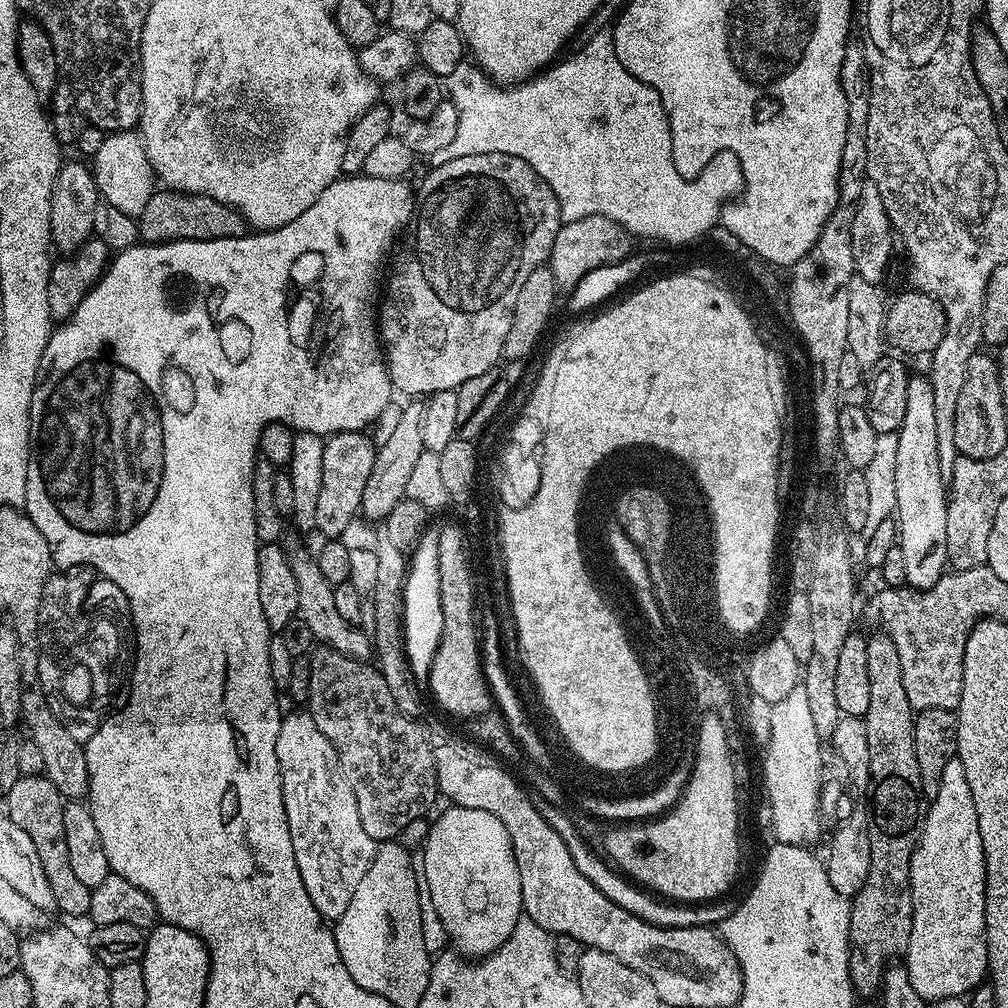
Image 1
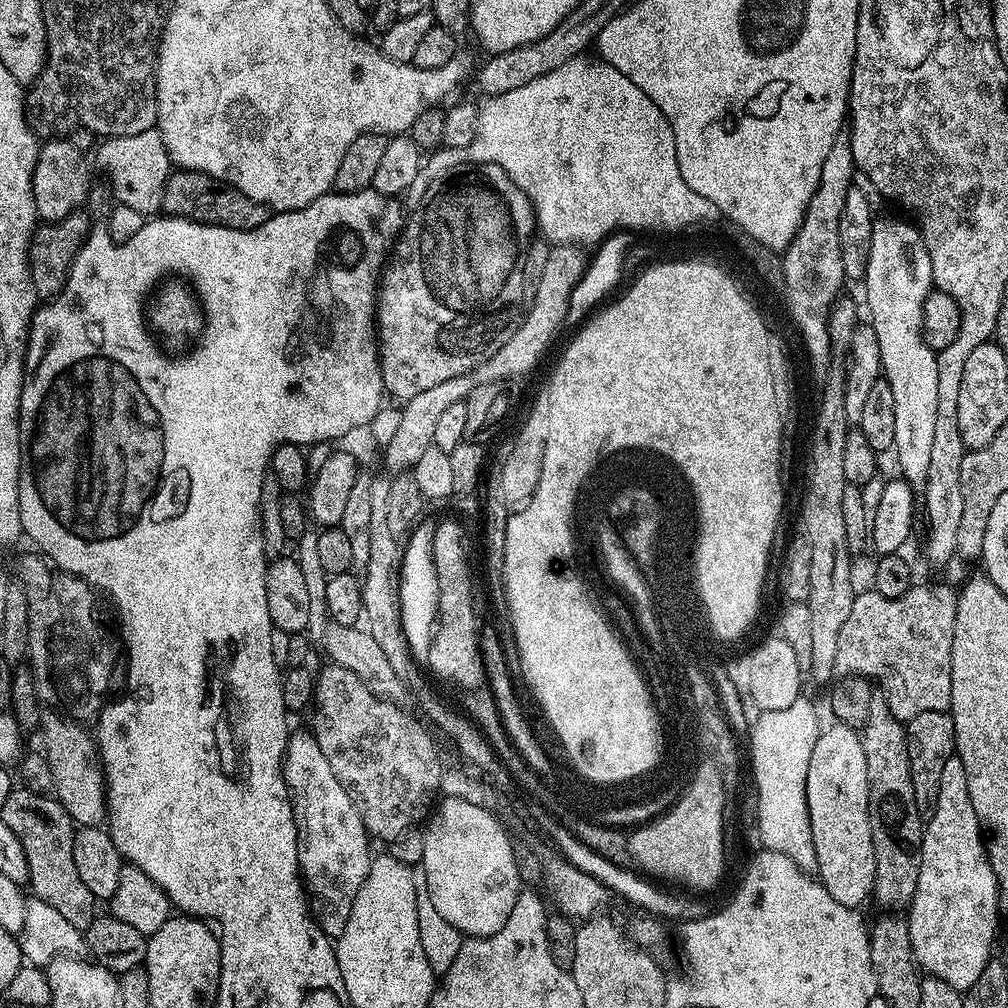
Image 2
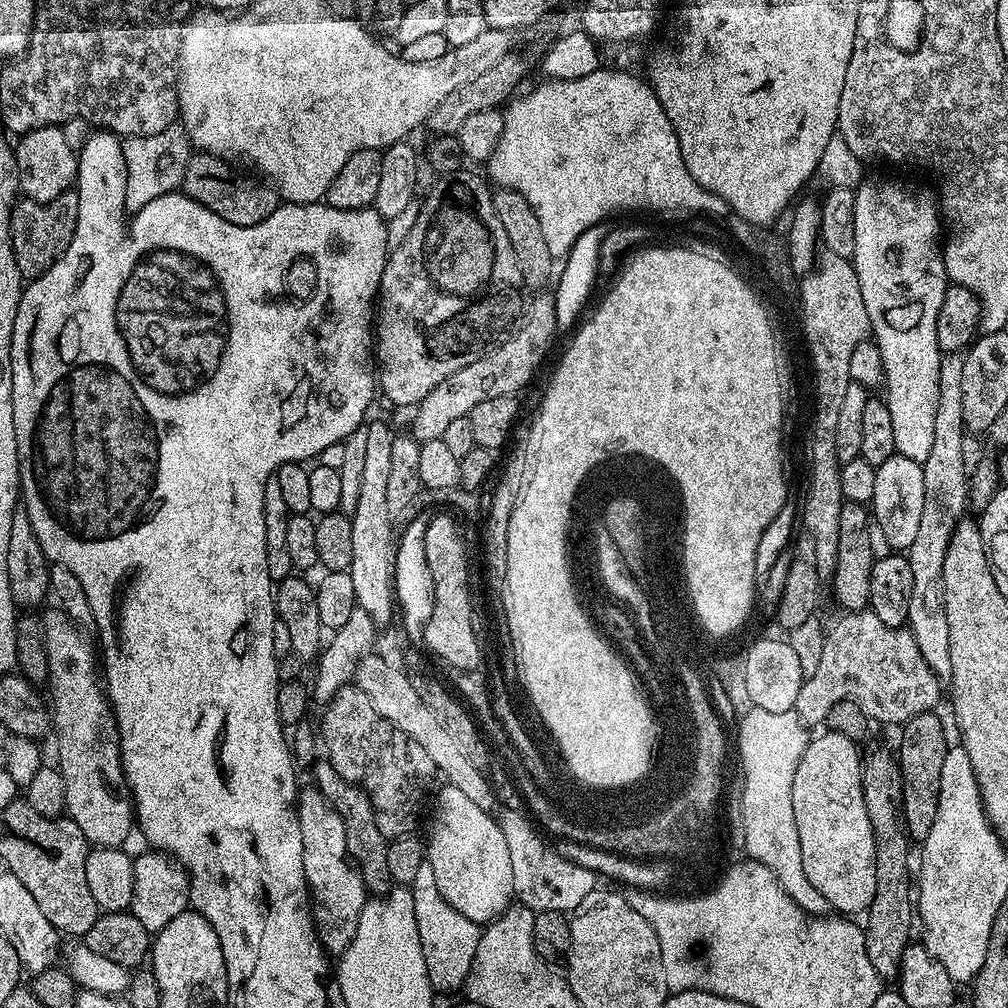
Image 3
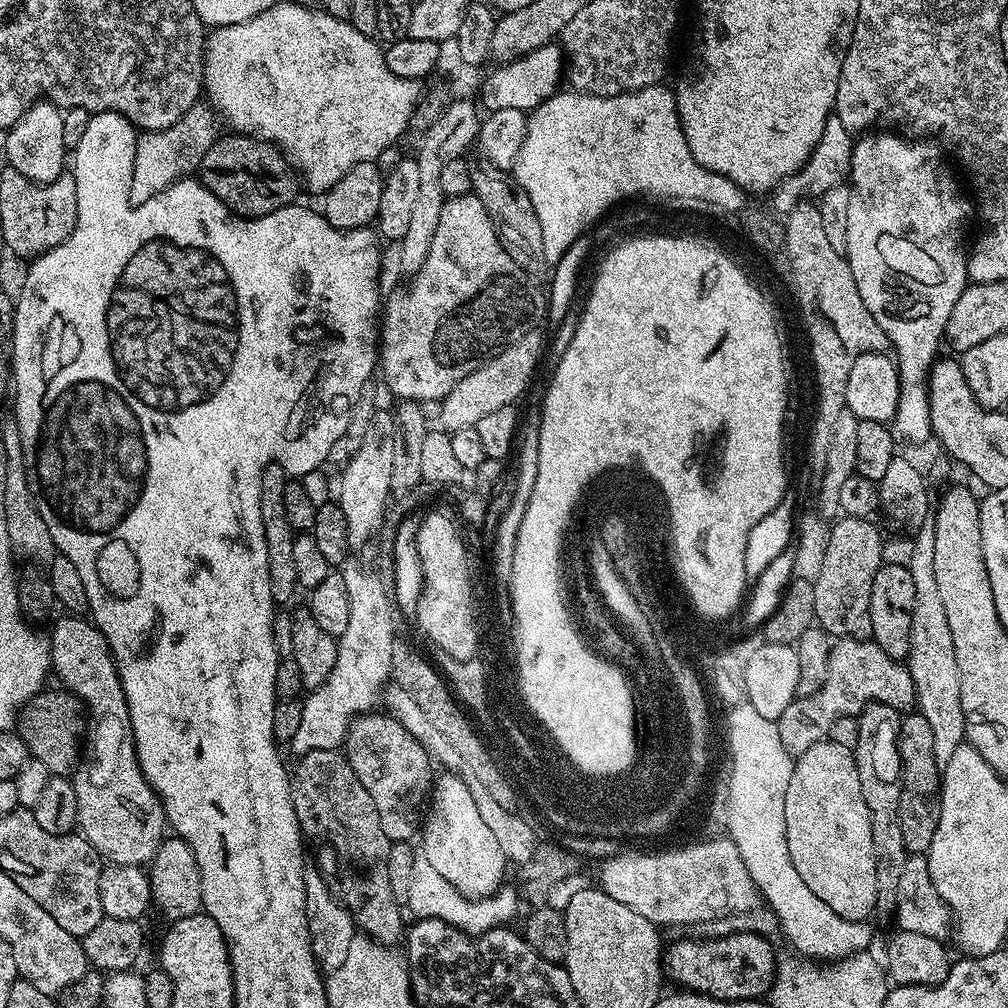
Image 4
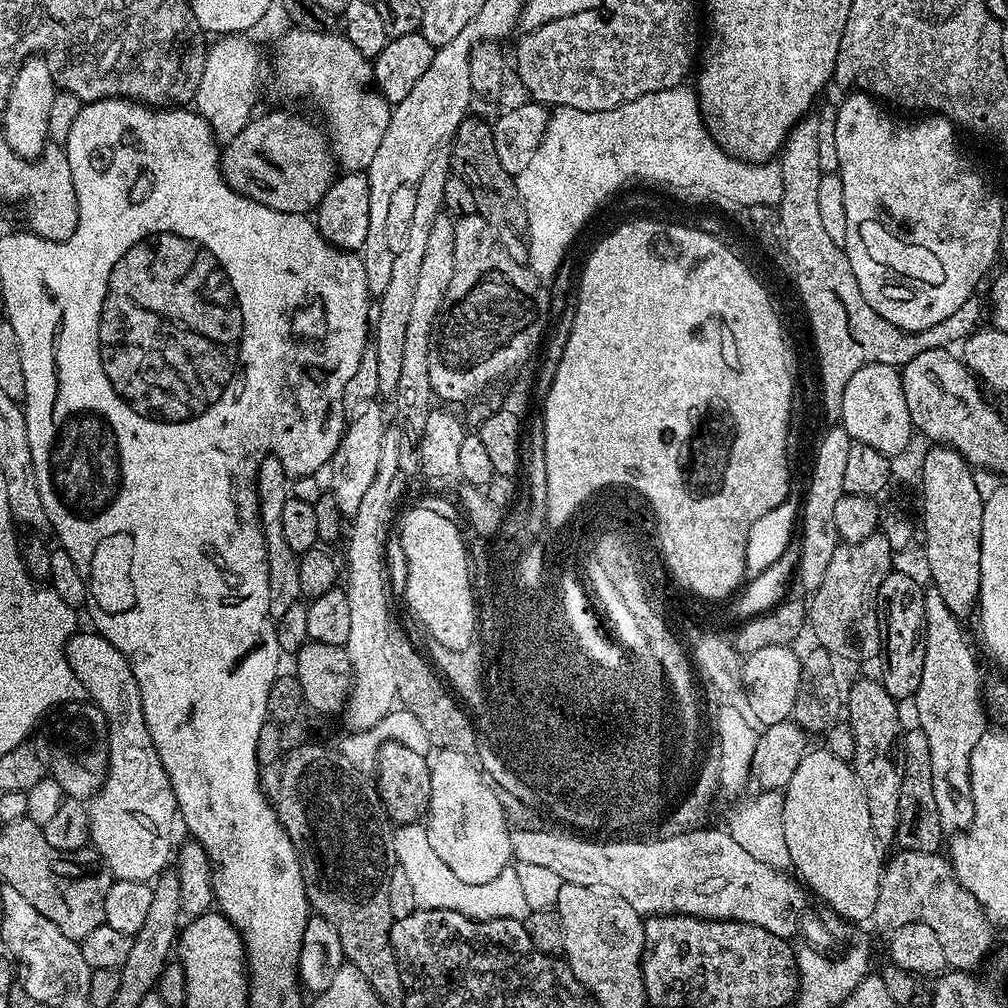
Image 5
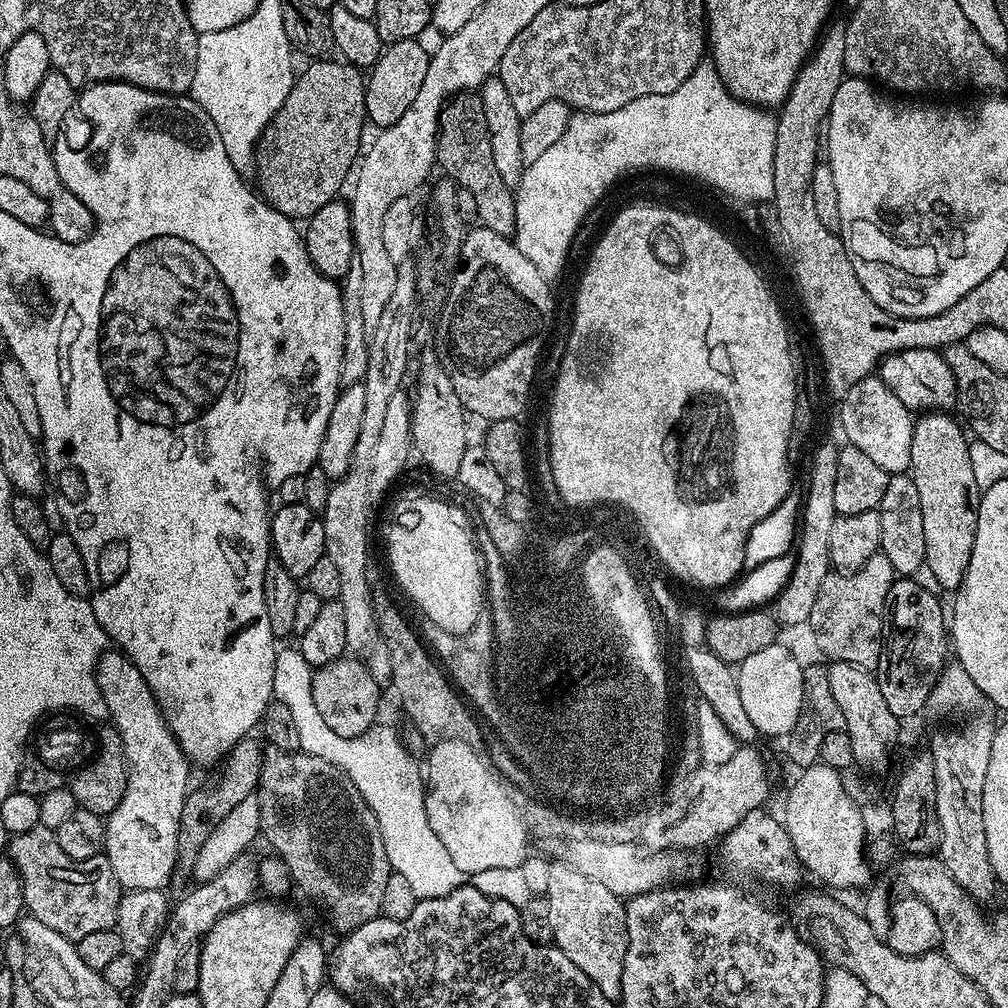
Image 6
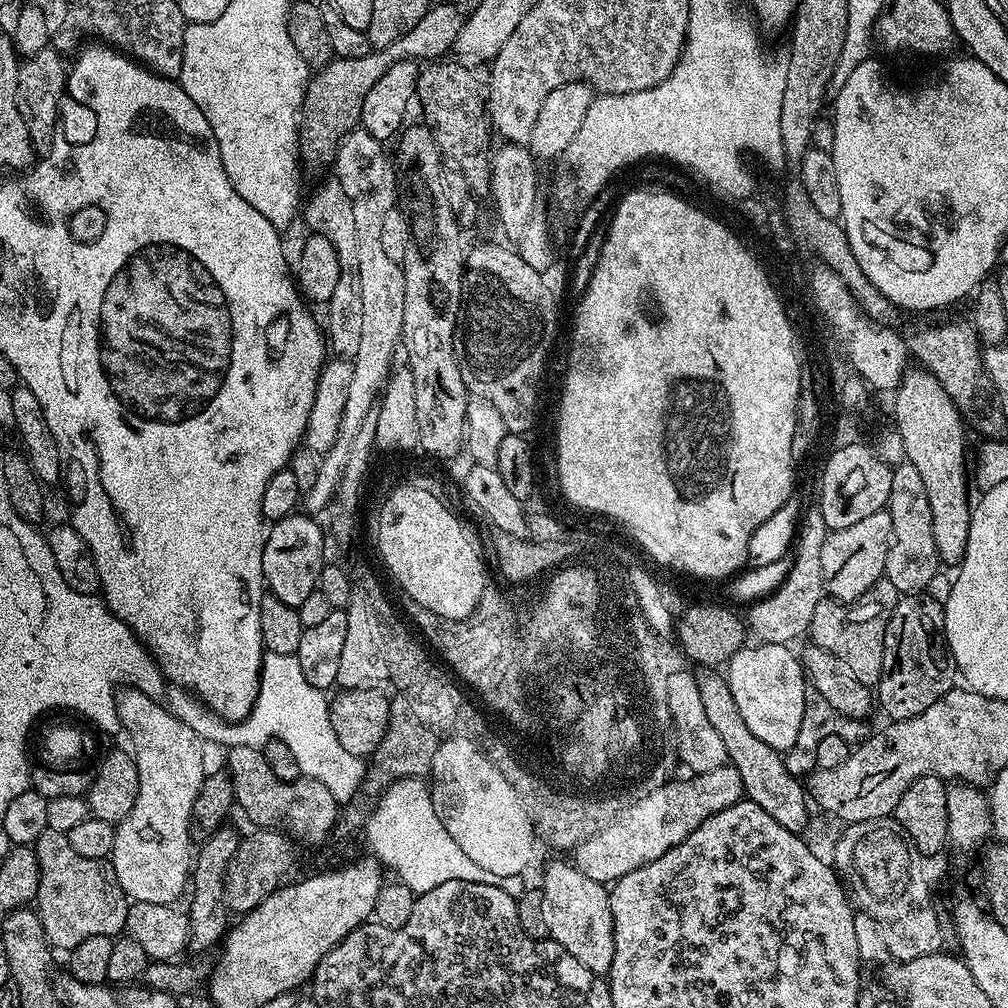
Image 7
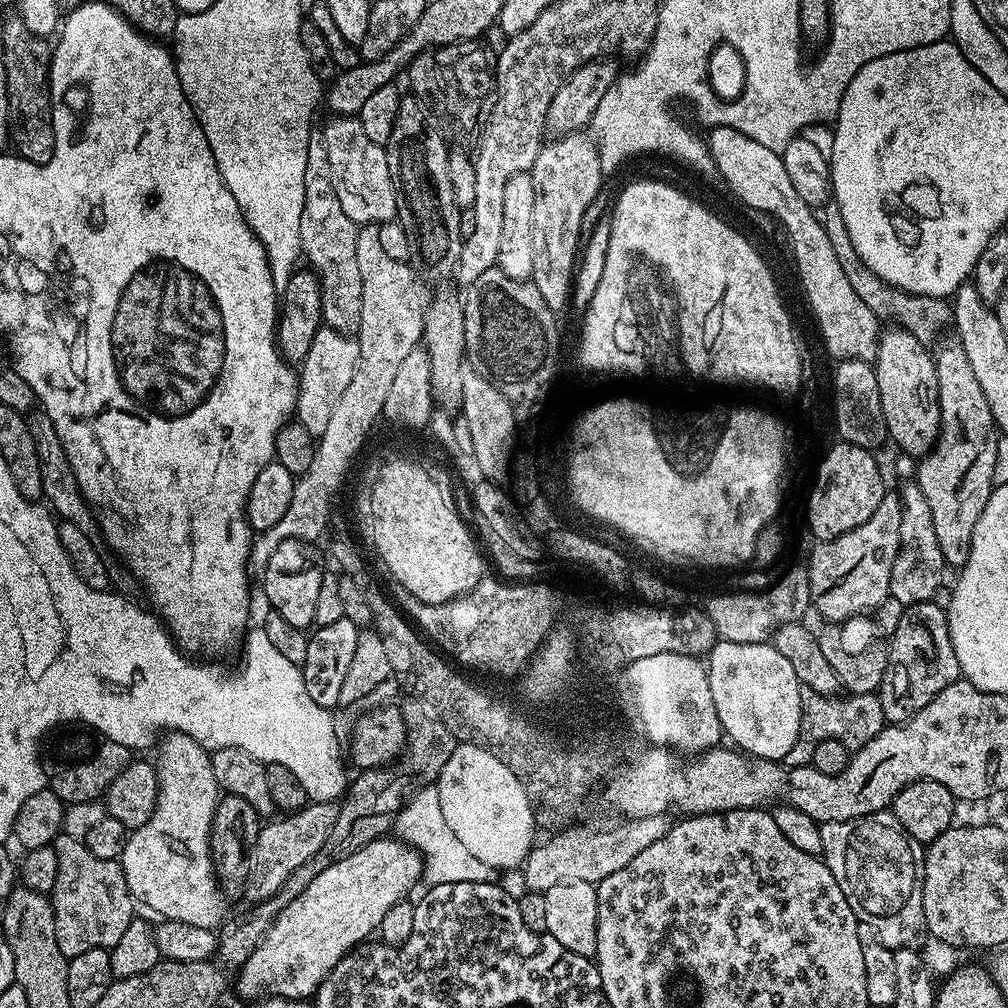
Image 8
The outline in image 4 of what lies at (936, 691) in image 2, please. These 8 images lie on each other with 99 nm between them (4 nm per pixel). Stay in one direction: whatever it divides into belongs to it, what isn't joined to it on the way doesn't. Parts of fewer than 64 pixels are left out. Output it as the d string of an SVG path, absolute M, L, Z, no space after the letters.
M840 638L833 643L830 650L830 662L826 666L826 682L822 682L822 686L814 694L797 696L792 700L790 706L782 710L776 724L785 751L797 757L810 750L810 746L814 746L819 740L828 739L828 731L830 726L834 726L834 718L856 716L870 703L884 703L897 710L908 710L915 705L915 702L916 691L912 676L901 661L890 658L871 638Z

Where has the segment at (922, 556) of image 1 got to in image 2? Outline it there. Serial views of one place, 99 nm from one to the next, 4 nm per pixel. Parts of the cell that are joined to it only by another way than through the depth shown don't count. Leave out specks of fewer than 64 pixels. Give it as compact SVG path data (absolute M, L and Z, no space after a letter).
M880 220L872 225L870 250L862 281L864 300L868 303L868 316L878 338L881 350L883 379L894 394L894 457L900 463L899 475L916 490L923 489L930 470L930 453L934 438L934 422L938 415L938 362L937 353L924 341L924 304L934 290L930 254L915 223L904 220Z

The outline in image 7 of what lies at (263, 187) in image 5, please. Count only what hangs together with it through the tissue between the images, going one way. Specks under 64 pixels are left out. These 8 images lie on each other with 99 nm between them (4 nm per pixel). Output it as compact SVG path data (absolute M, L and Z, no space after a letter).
M433 3L422 22L418 22L414 30L402 34L398 42L390 42L390 46L367 52L362 58L334 58L309 79L300 130L300 151L307 163L309 160L312 164L320 164L323 160L328 162L333 159L344 136L358 128L366 94L370 94L374 82L378 82L390 66L403 60L436 62L455 49L456 39L466 19L465 13L457 8L452 4Z

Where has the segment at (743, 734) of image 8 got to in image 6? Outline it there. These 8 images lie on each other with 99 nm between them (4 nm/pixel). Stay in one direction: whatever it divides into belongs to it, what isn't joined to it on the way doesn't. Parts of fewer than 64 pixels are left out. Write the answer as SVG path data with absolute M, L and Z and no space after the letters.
M777 642L766 646L766 650L758 650L758 654L750 654L750 658L738 665L736 672L743 707L764 738L787 737L798 722L804 701L804 668L796 661L795 654L782 644Z

